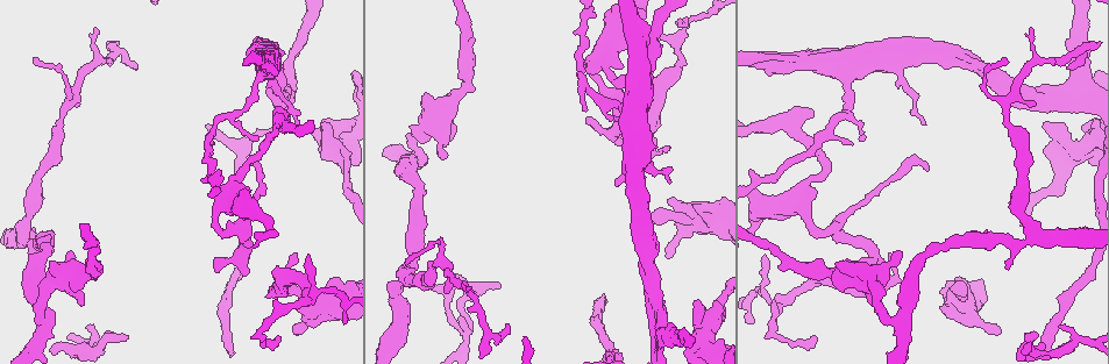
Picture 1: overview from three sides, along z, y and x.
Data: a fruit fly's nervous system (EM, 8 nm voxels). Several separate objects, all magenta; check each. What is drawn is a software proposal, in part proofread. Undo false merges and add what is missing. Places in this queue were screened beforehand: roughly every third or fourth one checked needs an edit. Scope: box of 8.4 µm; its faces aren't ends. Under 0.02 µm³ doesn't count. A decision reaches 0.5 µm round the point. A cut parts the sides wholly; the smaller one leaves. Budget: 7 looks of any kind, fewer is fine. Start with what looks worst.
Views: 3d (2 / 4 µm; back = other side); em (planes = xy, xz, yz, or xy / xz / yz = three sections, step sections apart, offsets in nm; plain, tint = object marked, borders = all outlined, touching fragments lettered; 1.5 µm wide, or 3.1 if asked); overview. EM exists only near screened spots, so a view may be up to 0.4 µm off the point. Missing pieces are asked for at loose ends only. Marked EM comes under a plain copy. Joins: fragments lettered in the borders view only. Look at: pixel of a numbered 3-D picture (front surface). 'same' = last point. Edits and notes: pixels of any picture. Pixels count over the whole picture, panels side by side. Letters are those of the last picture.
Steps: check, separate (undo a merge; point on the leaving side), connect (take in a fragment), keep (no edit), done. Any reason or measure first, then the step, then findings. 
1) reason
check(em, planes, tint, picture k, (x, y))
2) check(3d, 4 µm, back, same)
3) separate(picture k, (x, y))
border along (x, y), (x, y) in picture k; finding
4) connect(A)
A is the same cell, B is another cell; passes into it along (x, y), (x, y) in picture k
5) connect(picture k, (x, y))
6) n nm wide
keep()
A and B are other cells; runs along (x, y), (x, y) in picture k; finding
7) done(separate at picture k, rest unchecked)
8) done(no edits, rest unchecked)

an open end
check(em, yz, step 4, borders, picture 1, (941, 309))

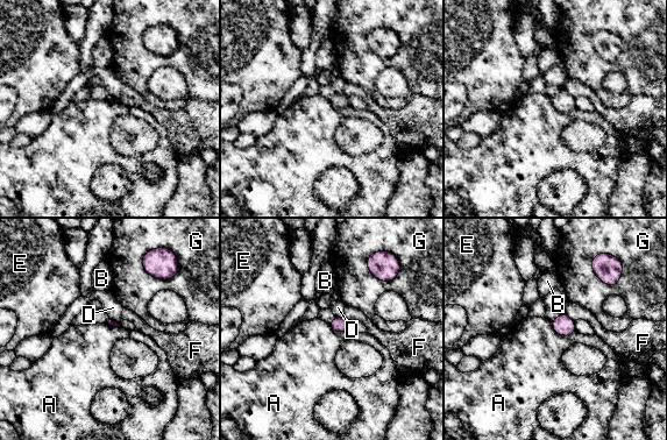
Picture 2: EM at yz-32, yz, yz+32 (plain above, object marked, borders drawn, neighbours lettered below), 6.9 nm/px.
check(em, planes, borders, same)

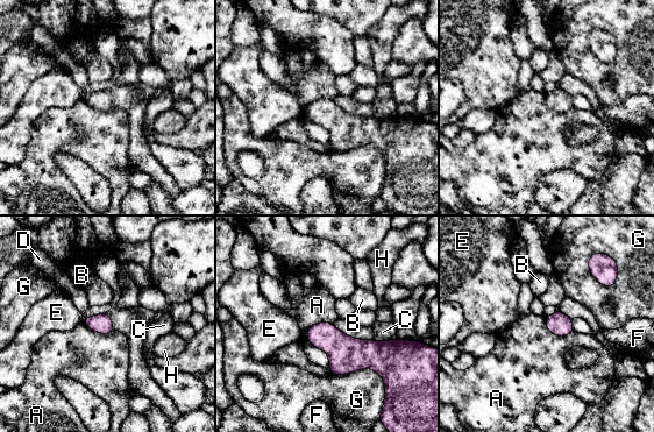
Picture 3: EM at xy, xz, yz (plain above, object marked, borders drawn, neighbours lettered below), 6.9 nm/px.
keep()
A, B, C, D, E, F, G and H are other cells; border along (333, 323), (313, 324), (306, 339) in picture 3; no lettered fragment goes on from it

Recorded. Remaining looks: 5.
sharp bend
check(em, planes, borders, picture 1, (90, 341))

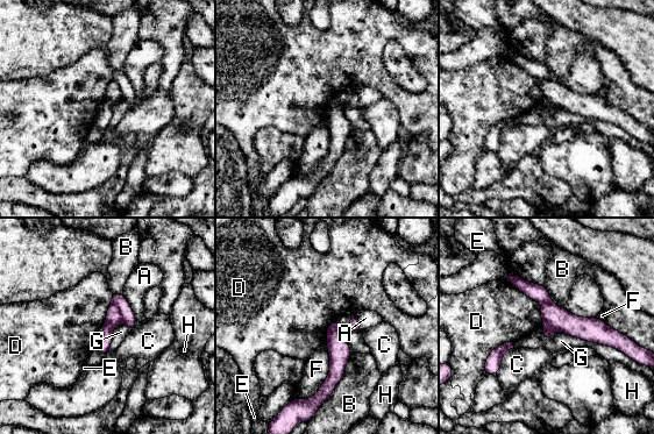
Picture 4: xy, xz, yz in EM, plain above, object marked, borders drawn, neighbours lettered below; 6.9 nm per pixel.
G touches over 650 nm
separate(picture 4, (113, 318))
A, B, C, D, E, F, G and H are other cells; the part that leaves runs along (545, 306), (557, 319), (619, 340) in picture 4; two cells meet here

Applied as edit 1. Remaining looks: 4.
redraw
check(overview)

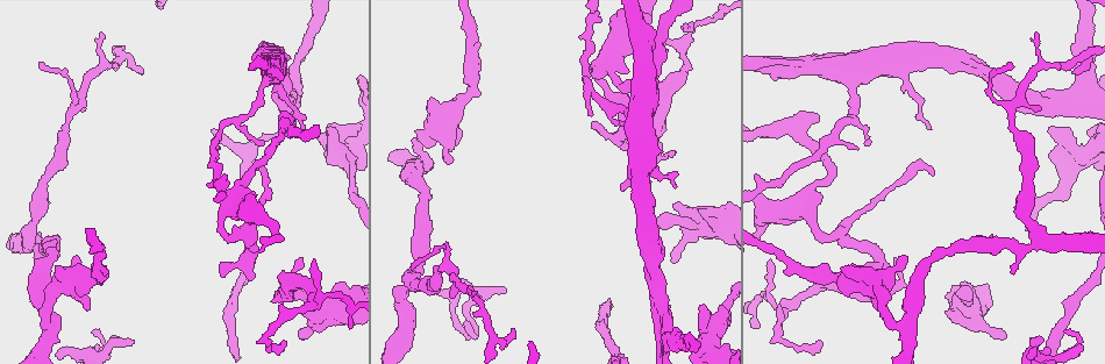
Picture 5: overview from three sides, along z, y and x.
sharp bend
check(em, planes, borders, picture 5, (342, 294))

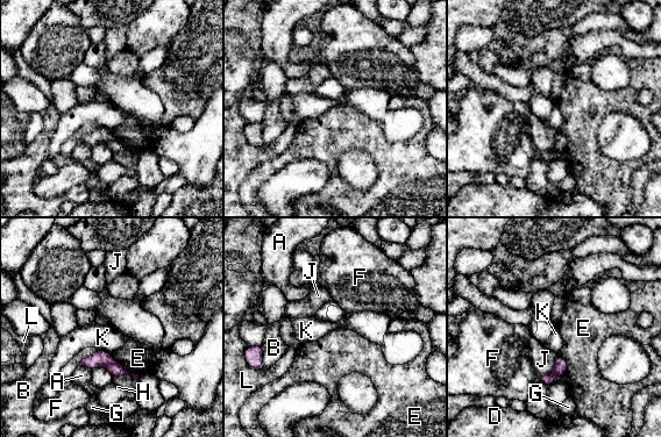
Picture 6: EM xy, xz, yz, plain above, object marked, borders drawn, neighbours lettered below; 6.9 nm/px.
keep()
A, B, D, E, F, G, H, J, K and L are other cells; border along (113, 356), (129, 372), (139, 375) in picture 6; all the same cell

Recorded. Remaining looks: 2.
done(separate at picture 4, rest unchecked)

